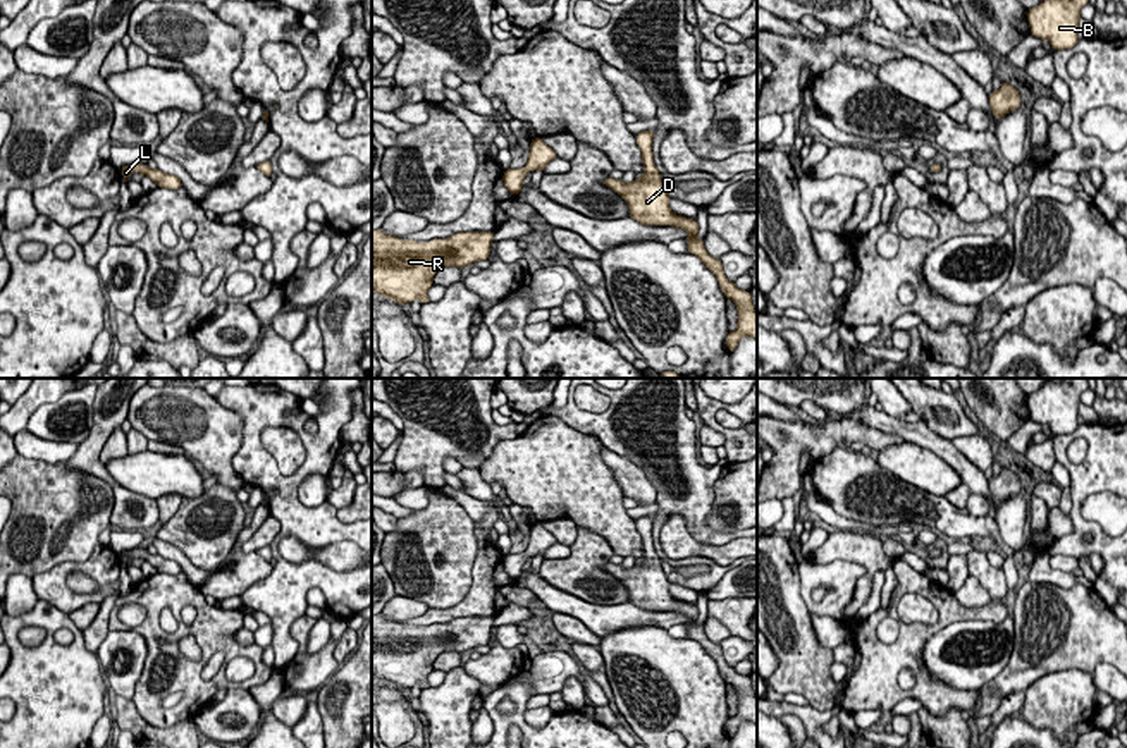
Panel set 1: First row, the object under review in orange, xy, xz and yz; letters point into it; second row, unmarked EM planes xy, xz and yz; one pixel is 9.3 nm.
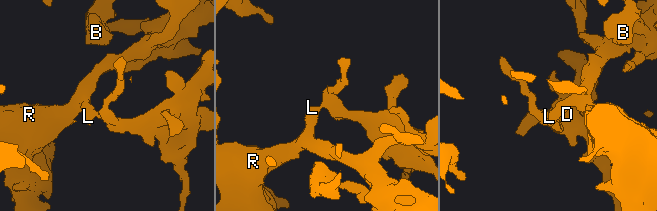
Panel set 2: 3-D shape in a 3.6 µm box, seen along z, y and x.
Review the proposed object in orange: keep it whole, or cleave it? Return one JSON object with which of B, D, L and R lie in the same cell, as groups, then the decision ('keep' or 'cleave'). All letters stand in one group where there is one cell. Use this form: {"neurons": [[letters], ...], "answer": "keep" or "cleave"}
{"neurons": [["B", "D", "L", "R"]], "answer": "keep"}

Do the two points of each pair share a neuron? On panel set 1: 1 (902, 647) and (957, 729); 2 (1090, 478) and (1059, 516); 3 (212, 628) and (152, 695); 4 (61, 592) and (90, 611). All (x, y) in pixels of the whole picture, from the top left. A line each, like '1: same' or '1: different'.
1: different
2: different
3: same
4: different

